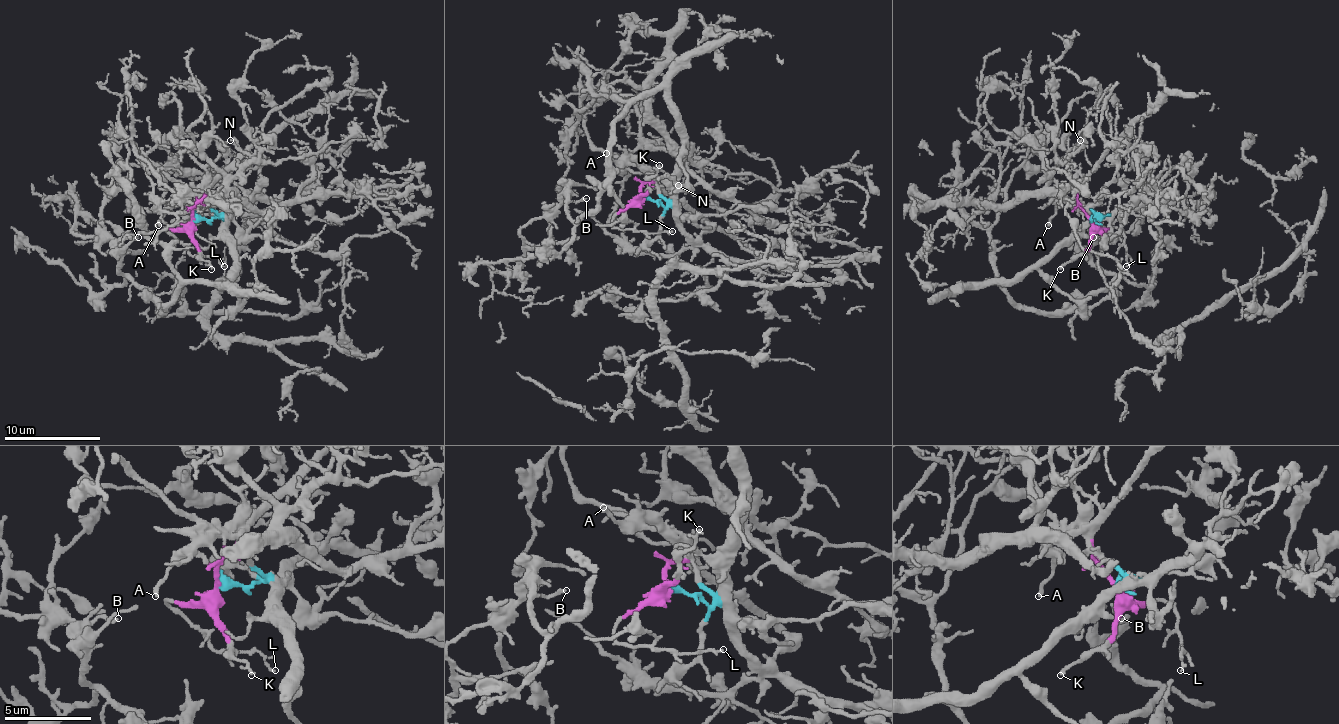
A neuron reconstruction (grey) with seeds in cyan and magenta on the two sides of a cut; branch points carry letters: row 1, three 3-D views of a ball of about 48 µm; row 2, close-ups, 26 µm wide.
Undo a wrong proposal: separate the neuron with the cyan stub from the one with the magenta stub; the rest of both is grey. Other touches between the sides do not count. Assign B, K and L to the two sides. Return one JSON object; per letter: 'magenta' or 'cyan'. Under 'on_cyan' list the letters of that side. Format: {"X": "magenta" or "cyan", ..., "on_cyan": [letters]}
{"B": "cyan", "K": "magenta", "L": "magenta", "on_cyan": ["B"]}

